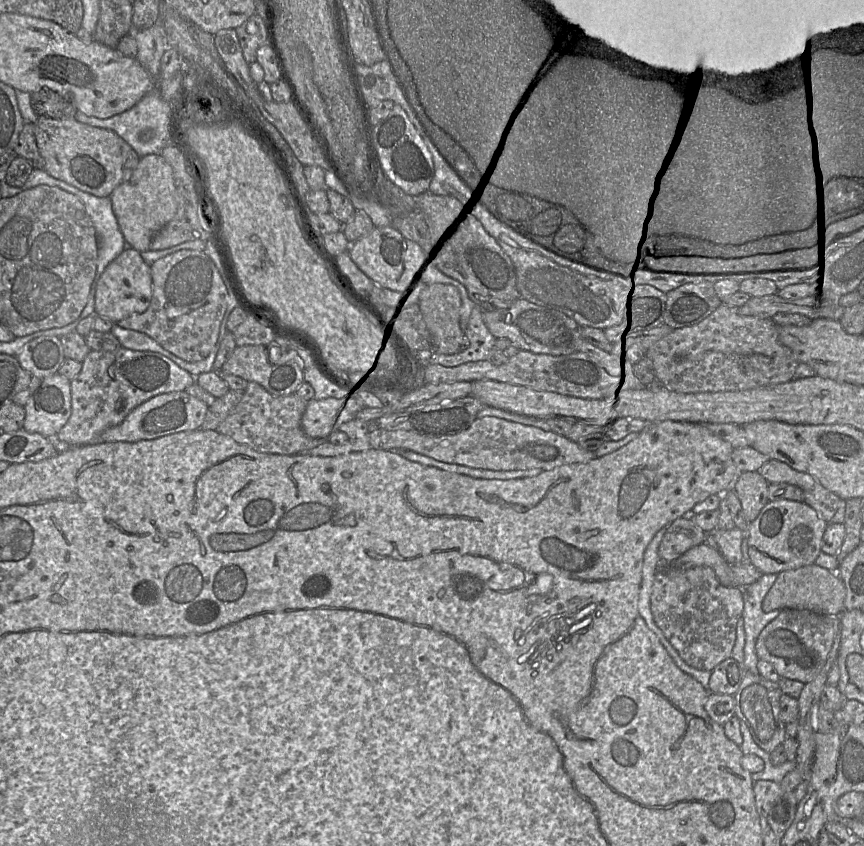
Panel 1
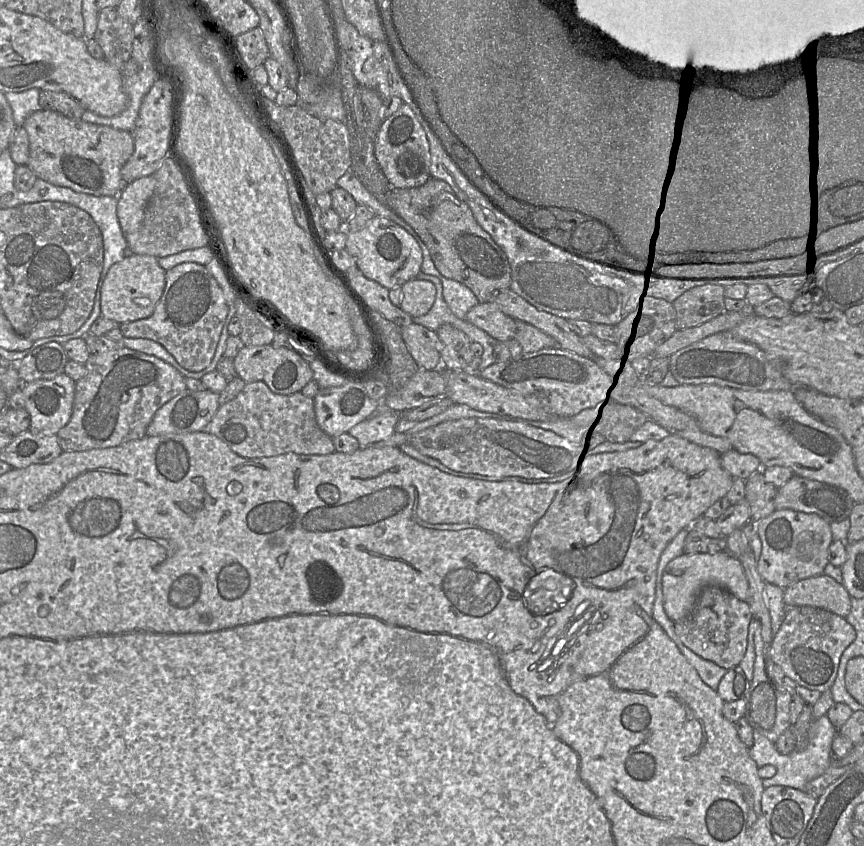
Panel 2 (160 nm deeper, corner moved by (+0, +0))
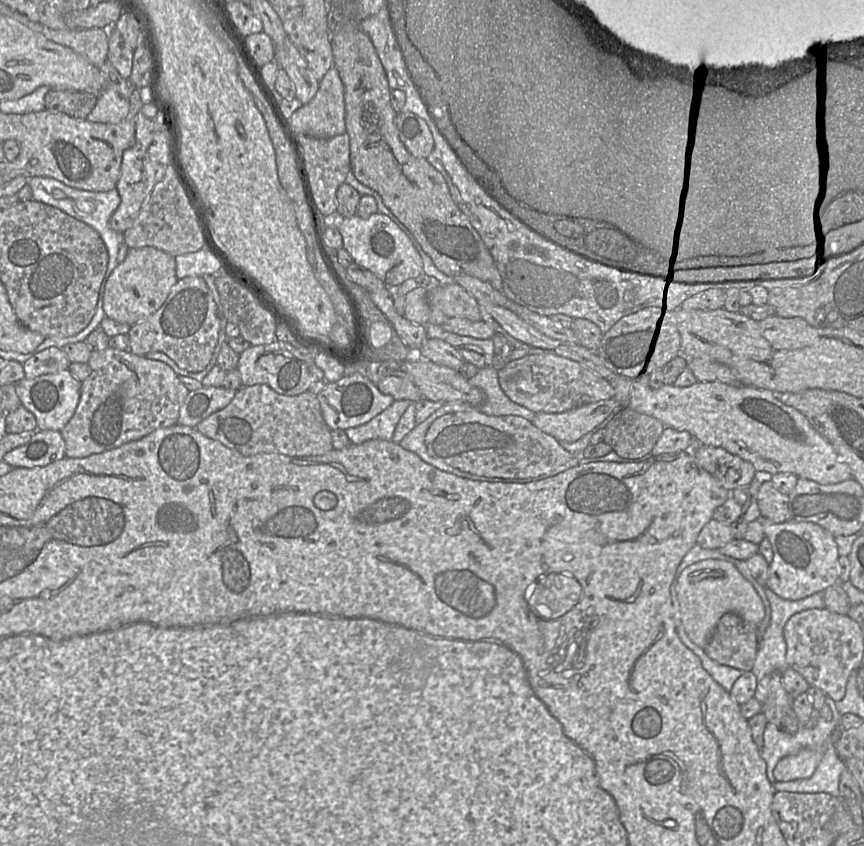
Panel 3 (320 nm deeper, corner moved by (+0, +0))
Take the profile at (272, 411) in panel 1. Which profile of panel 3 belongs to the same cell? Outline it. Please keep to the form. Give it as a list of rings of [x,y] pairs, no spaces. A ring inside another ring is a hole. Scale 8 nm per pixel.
[[[266,384],[242,385],[226,407],[212,413],[195,428],[243,456],[279,453],[310,457],[333,449],[331,430],[322,417],[317,395],[305,391],[296,396],[287,396],[278,394]]]

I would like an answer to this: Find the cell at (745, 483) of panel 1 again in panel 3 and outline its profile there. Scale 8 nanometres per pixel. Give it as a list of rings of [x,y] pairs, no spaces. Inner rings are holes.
[[[768,478],[764,479],[759,488],[757,503],[761,516],[773,523],[788,521],[789,496],[775,488]]]

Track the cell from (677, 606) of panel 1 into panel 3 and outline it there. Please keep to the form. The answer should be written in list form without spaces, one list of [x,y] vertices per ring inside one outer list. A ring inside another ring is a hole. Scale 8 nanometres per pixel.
[[[726,613],[718,621],[704,651],[718,664],[750,671],[758,650],[756,635],[757,625],[744,621],[734,613]]]

